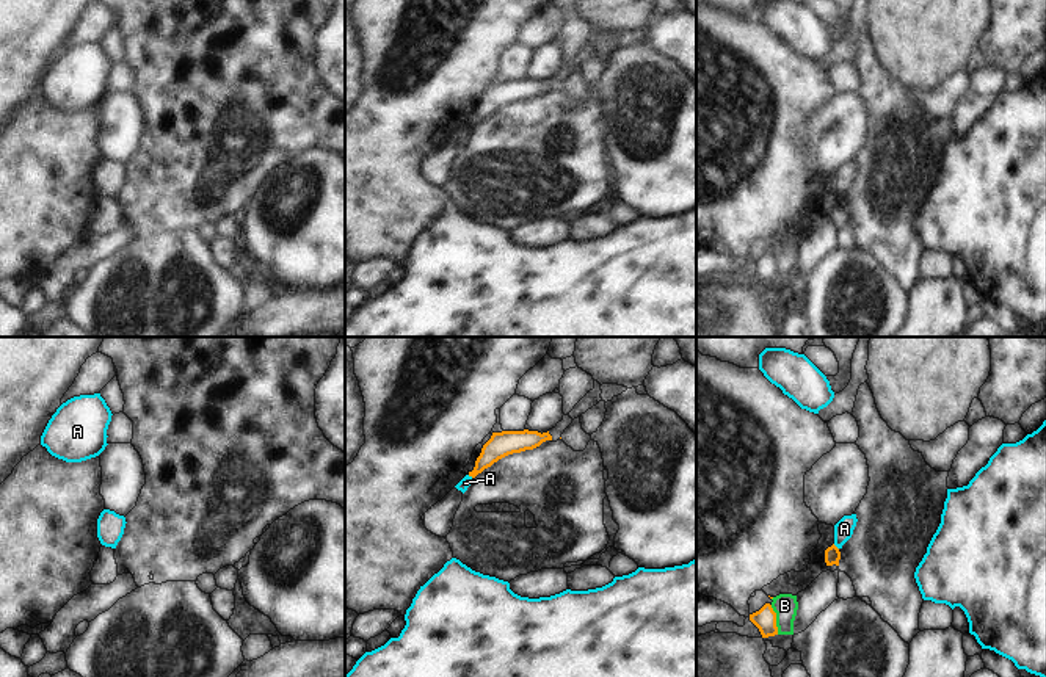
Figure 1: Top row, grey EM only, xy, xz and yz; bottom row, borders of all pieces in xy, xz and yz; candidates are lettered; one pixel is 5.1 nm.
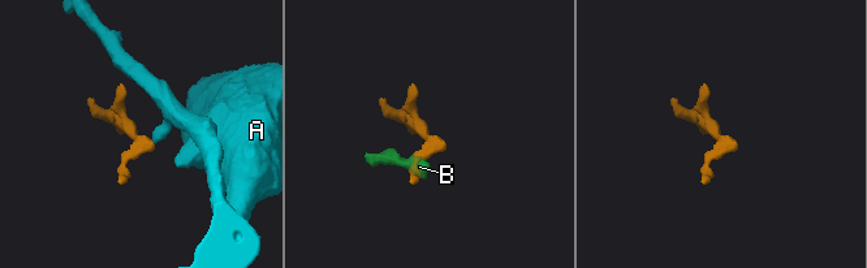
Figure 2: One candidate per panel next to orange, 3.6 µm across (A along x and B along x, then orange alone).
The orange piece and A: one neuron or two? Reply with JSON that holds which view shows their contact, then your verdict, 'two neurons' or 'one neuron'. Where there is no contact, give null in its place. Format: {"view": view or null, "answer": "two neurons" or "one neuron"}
{"view": "yz", "answer": "two neurons"}

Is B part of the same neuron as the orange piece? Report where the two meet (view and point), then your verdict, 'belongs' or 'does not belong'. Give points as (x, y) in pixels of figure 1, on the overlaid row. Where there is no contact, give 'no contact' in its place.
contact yz (775, 619); does not belong

